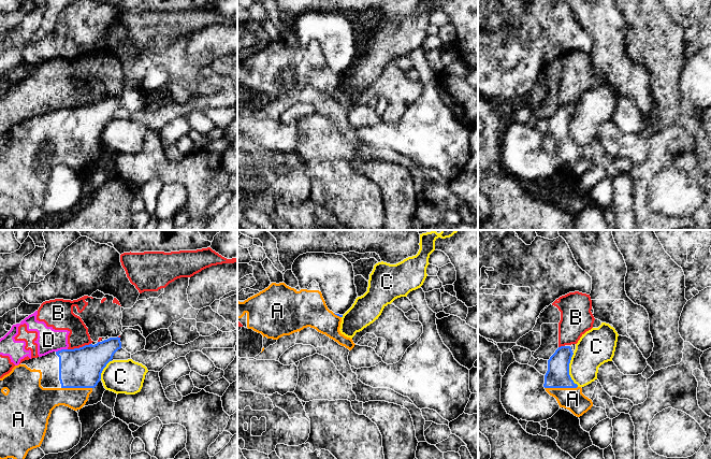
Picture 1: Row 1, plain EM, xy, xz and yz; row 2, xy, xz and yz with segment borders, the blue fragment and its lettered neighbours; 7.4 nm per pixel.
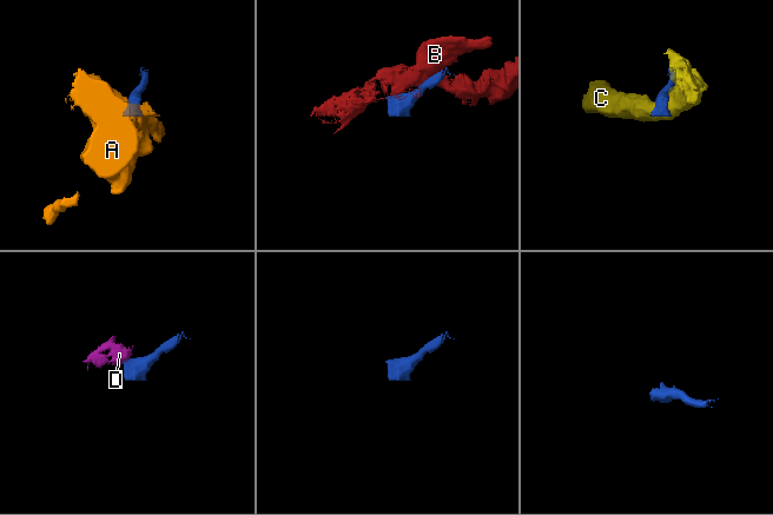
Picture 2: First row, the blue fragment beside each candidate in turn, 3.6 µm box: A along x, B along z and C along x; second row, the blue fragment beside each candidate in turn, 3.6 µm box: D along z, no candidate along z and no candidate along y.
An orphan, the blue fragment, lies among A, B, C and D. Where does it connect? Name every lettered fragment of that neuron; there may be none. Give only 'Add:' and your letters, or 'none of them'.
Add: A

